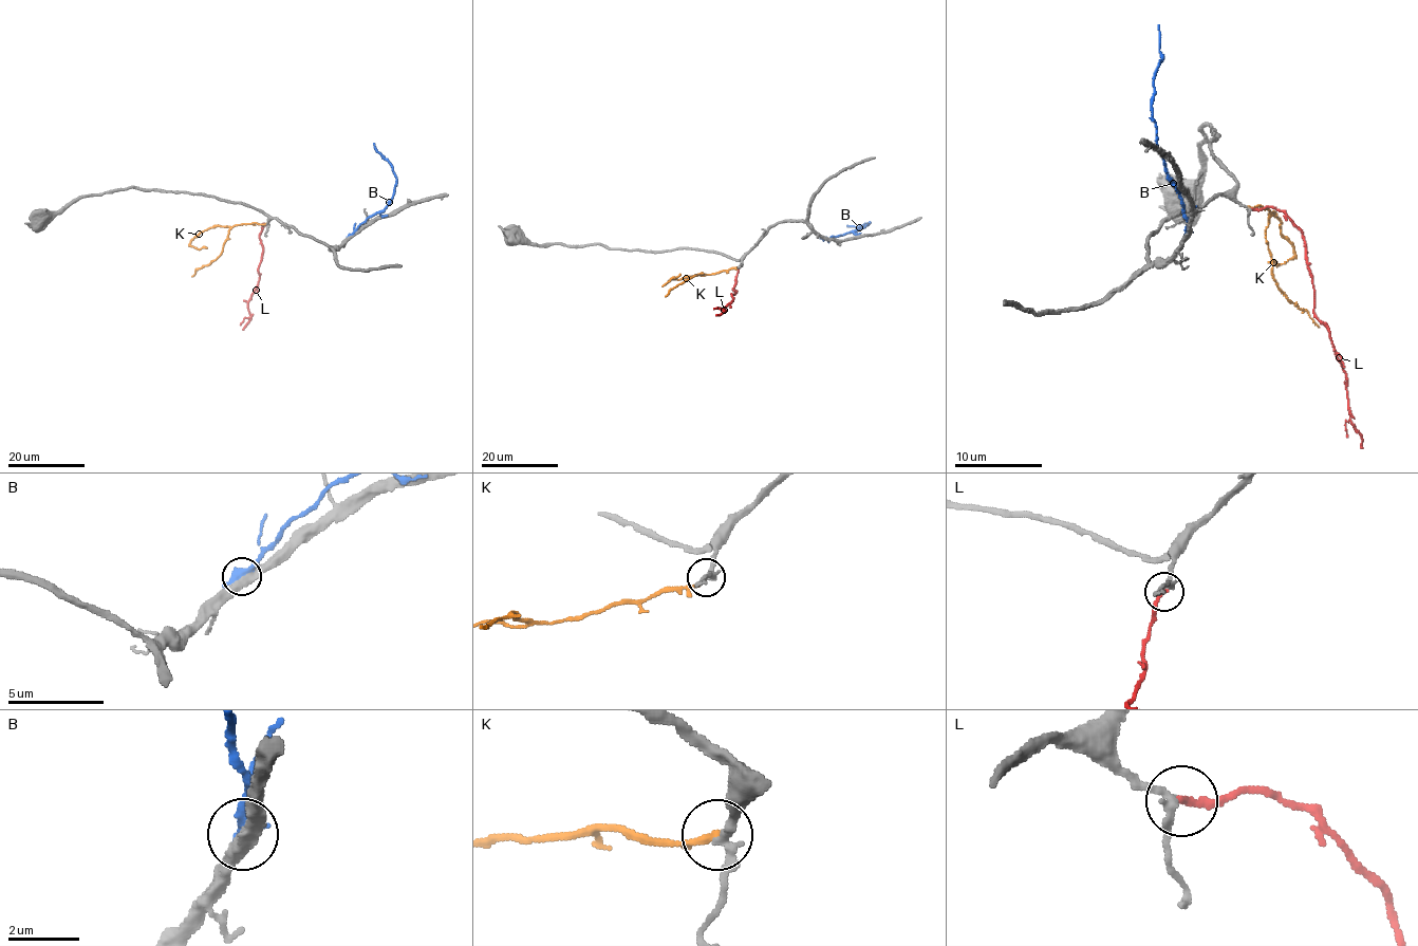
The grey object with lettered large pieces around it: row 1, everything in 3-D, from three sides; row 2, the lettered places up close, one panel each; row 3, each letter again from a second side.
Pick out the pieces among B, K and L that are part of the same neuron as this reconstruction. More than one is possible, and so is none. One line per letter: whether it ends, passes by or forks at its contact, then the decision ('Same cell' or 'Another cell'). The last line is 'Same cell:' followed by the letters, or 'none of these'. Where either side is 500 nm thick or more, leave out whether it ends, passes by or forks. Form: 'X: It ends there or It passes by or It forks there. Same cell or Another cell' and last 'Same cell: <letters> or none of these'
B: Another cell
K: It ends there. Another cell
L: It ends there. Same cell
Same cell: L

